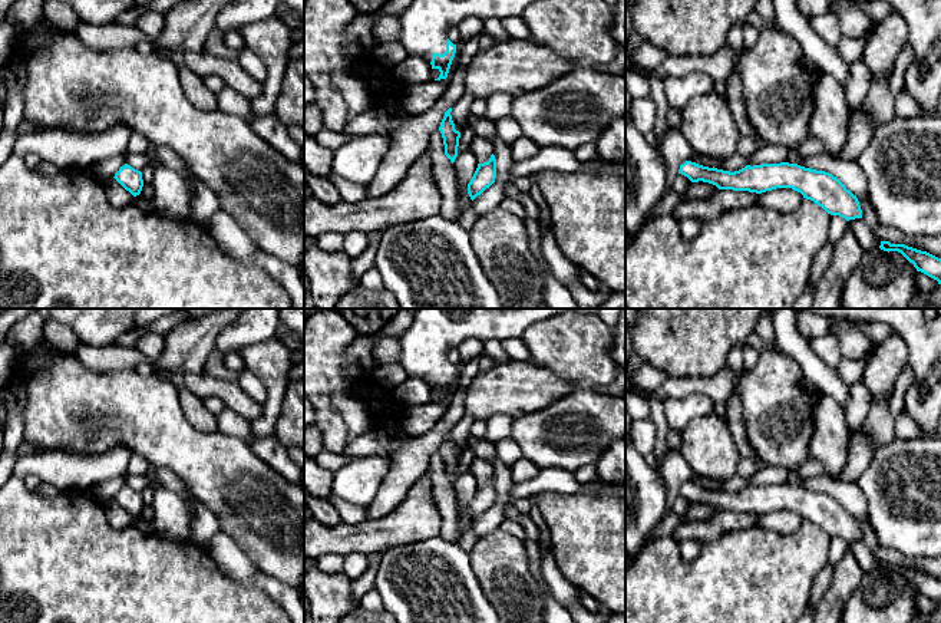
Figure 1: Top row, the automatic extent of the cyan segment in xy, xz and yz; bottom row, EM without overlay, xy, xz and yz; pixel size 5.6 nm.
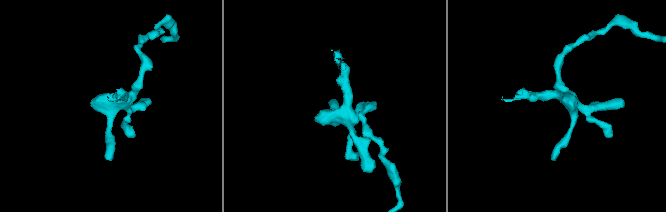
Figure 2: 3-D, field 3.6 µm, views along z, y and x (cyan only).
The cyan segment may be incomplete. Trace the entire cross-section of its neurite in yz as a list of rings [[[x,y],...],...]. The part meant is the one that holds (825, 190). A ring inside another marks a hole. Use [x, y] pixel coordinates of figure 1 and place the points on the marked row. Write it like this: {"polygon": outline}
{"polygon": [[[686,161],[680,165],[678,174],[687,177],[691,182],[709,182],[719,189],[762,194],[776,188],[792,188],[800,192],[803,198],[822,207],[831,215],[839,215],[846,221],[862,218],[862,210],[856,195],[836,177],[798,164],[746,165],[739,171],[730,172]]]}

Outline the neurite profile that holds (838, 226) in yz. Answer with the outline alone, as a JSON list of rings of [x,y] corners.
[[[831,215],[828,241],[832,244],[833,248],[836,243],[843,237],[846,228],[848,221],[845,218],[839,215]]]

